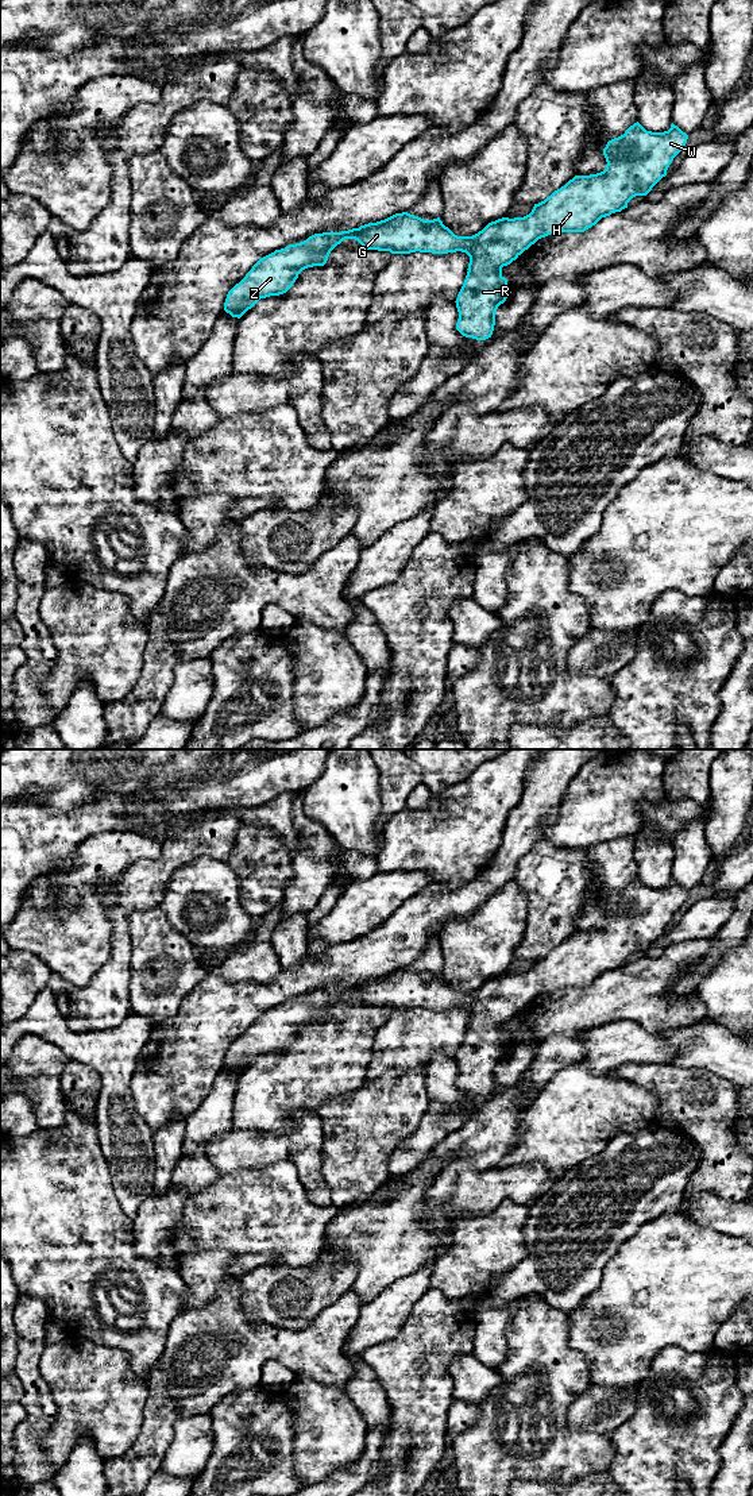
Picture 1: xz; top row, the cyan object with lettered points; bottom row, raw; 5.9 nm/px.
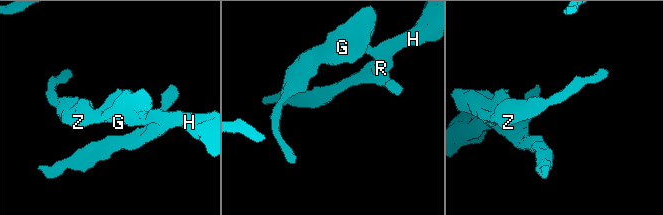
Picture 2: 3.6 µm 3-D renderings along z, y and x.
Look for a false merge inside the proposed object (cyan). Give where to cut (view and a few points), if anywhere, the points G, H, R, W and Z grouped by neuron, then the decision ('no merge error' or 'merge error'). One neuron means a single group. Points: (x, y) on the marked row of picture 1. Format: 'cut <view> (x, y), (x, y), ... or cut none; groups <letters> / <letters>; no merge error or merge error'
cut none; groups G H R W Z; no merge error

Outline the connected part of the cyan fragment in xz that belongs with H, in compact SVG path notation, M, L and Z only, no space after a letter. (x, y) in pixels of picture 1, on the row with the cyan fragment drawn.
M637 122L623 135L607 142L603 149L607 162L603 171L590 176L575 176L544 201L534 204L529 215L514 219L498 219L472 236L455 235L443 224L440 217L424 220L408 212L395 213L385 220L348 231L314 234L301 243L289 244L260 258L246 277L228 292L224 311L232 317L240 319L260 298L286 293L302 270L324 266L331 251L343 240L355 239L364 250L390 251L391 254L416 251L432 254L466 252L470 257L470 263L464 284L455 301L459 312L456 329L466 338L486 340L493 335L498 306L511 293L507 279L502 275L502 267L515 261L541 238L559 232L584 232L602 217L628 208L628 203L633 197L646 196L667 176L669 165L683 150L687 139L688 135L673 123L668 131L652 132Z

